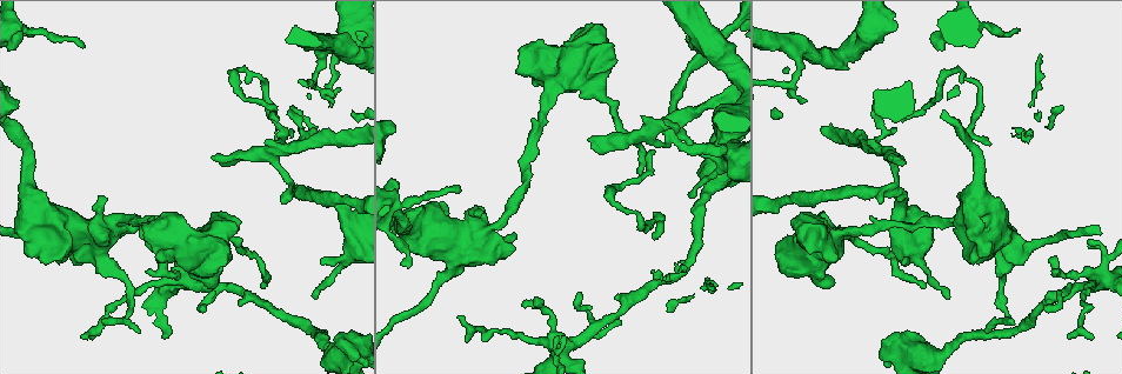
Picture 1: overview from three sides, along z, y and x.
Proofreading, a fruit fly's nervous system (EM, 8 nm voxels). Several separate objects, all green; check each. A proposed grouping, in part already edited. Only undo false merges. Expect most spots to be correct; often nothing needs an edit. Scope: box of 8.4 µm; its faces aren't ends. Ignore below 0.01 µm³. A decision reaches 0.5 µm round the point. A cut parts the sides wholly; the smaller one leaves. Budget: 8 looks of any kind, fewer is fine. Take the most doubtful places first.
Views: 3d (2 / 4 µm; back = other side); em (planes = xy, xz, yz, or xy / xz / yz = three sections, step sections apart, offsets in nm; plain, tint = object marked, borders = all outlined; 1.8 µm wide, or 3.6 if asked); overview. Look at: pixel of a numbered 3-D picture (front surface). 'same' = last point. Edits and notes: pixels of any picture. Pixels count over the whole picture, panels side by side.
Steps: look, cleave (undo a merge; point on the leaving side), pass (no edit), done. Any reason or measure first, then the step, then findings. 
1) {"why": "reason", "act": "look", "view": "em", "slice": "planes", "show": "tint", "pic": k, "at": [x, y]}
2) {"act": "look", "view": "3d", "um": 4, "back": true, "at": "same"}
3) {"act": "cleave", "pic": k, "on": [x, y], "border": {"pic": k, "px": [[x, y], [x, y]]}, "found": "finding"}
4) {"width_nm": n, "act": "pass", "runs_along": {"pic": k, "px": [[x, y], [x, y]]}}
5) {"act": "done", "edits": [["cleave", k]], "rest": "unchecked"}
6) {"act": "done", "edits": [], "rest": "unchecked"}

{"why": "arms part here", "act": "look", "view": "em", "slice": "planes", "show": "tint", "pic": 1, "at": [894, 190]}

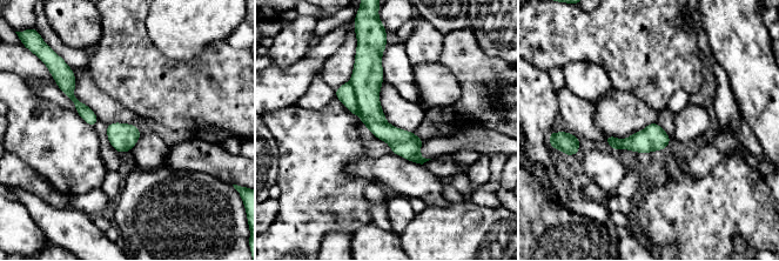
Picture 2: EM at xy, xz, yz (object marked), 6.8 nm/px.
{"act": "cleave", "pic": 2, "on": [346, 93], "part_leaving": {"pic": 2, "px": [[73, 81], [71, 96], [93, 122]]}, "found": "two neurons meet here"}

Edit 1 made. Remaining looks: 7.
{"why": "redraw", "act": "look", "view": "overview"}

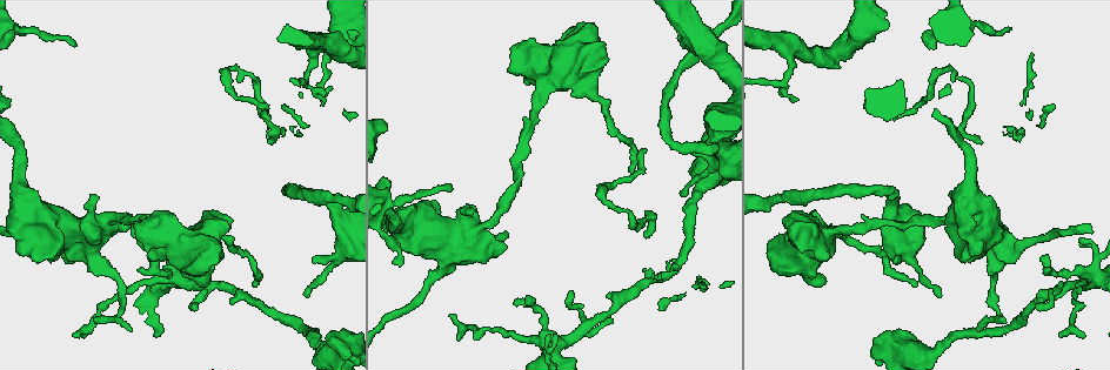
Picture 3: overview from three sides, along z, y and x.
{"why": "small branch off a trunk", "act": "look", "view": "3d", "um": 2, "pic": 3, "at": [550, 345]}

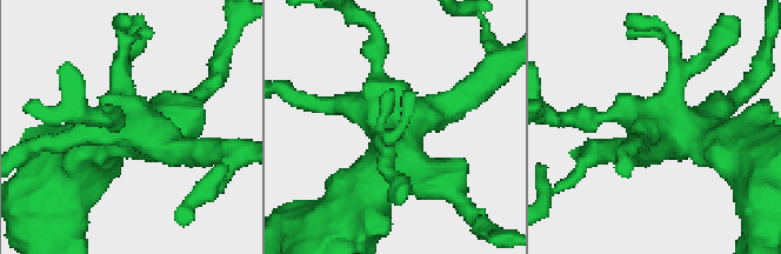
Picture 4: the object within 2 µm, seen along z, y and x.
{"act": "look", "view": "em", "slice": "xy", "step": 4, "show": "plain", "pic": 4, "at": [398, 117]}

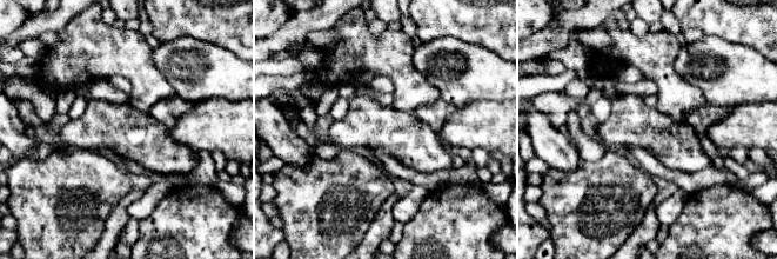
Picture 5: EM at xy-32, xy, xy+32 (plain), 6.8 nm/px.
{"why": "with the object marked", "act": "look", "view": "em", "slice": "xy", "step": 4, "show": "tint", "at": "same"}

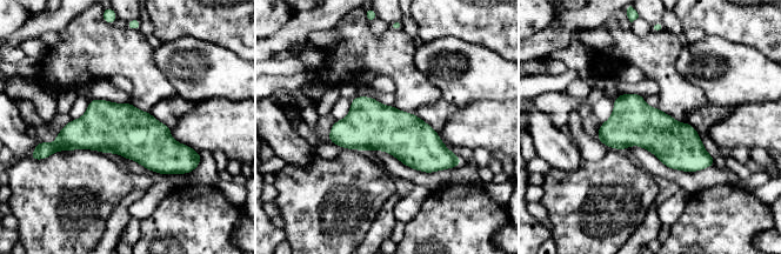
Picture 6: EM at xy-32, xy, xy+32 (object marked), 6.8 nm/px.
{"act": "pass", "runs_along": {"pic": 6, "px": [[55, 148], [191, 152]]}, "found": "one neuron here"}

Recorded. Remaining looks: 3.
{"why": "looks like a crossing", "act": "look", "view": "em", "um": 3.6, "slice": "xz", "step": 4, "show": "tint", "pic": 3, "at": [93, 225]}

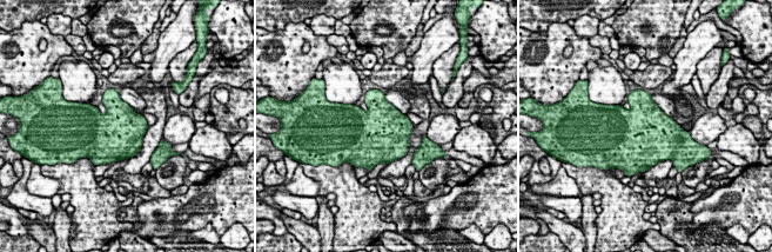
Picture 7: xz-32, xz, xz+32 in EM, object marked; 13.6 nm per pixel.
{"why": "cut it another way", "act": "look", "view": "em", "um": 3.6, "slice": "planes", "show": "tint", "at": "same"}

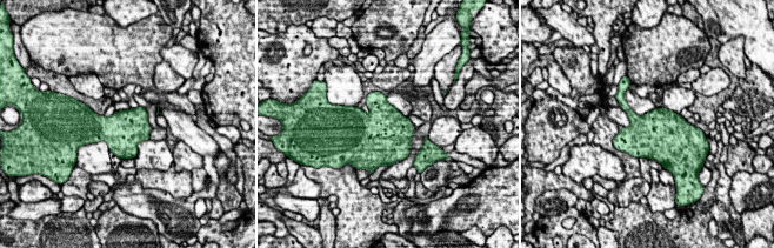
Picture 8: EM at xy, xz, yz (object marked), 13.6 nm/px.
{"width_nm": 550, "act": "pass", "found": "continuous, no second neuron"}

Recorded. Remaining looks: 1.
{"act": "done", "edits": [["cleave", 2]], "rest": "unchecked"}

